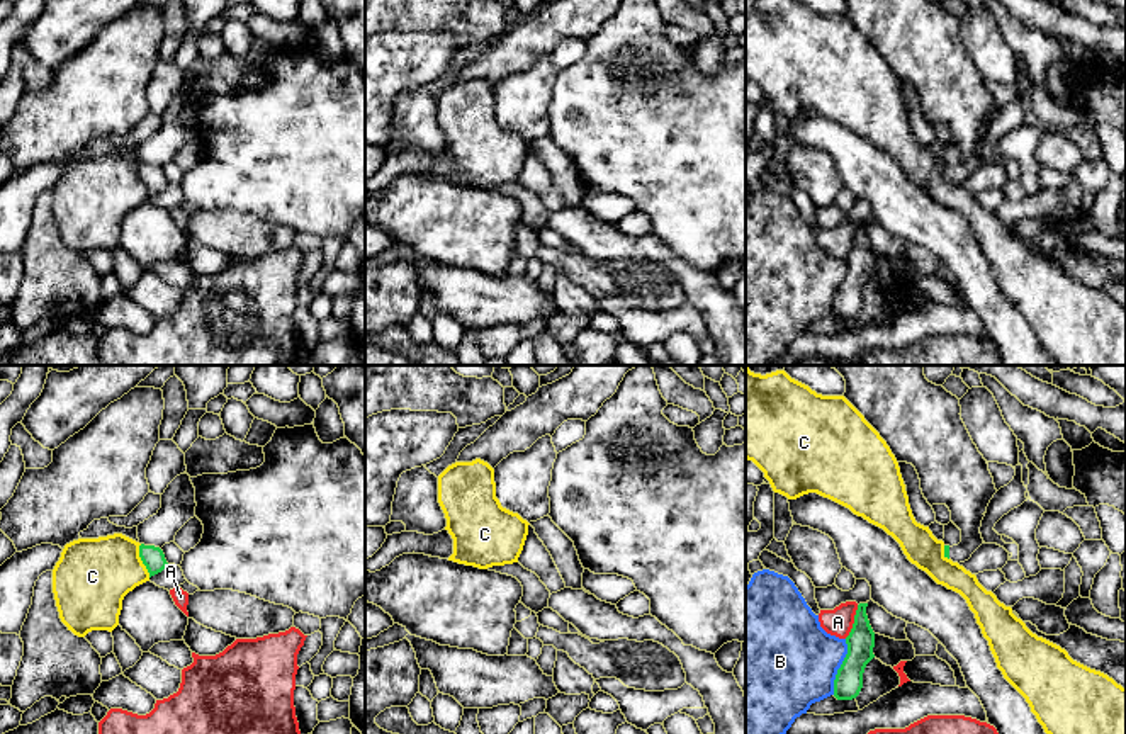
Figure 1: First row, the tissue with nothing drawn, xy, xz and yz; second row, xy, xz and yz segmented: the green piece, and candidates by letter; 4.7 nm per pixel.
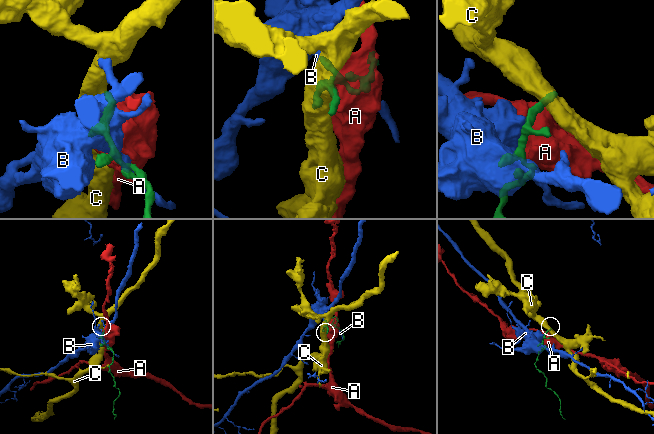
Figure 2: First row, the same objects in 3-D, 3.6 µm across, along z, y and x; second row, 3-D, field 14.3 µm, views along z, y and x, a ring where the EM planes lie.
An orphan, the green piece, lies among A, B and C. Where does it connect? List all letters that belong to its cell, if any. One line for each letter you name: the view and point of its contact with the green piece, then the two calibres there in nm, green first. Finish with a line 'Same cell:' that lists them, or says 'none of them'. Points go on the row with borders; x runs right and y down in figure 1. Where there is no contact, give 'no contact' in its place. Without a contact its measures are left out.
Same cell: none of them

